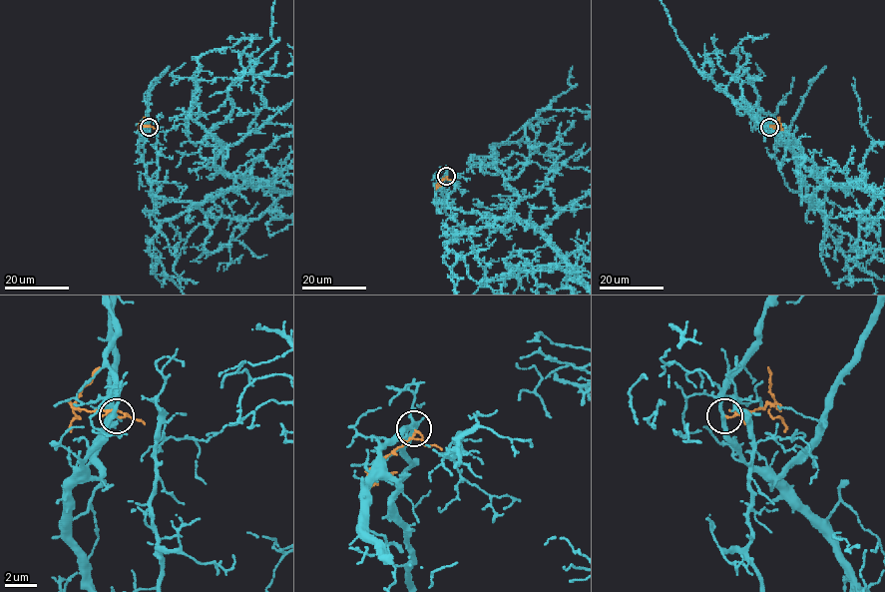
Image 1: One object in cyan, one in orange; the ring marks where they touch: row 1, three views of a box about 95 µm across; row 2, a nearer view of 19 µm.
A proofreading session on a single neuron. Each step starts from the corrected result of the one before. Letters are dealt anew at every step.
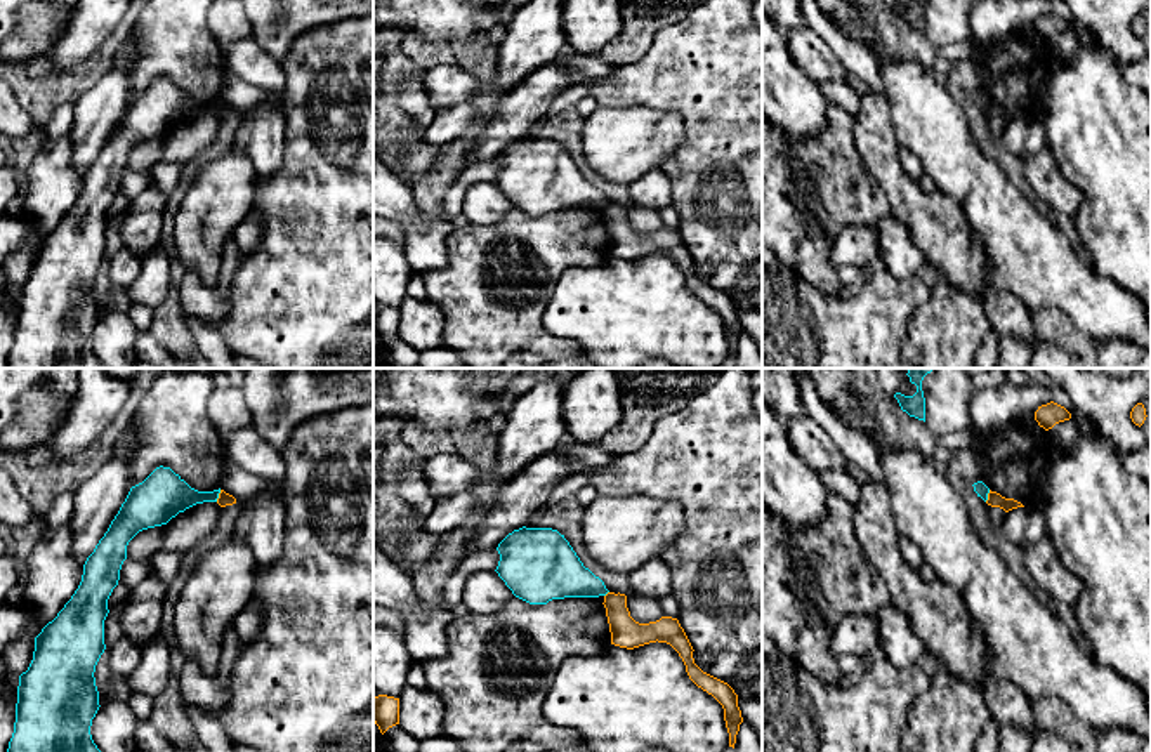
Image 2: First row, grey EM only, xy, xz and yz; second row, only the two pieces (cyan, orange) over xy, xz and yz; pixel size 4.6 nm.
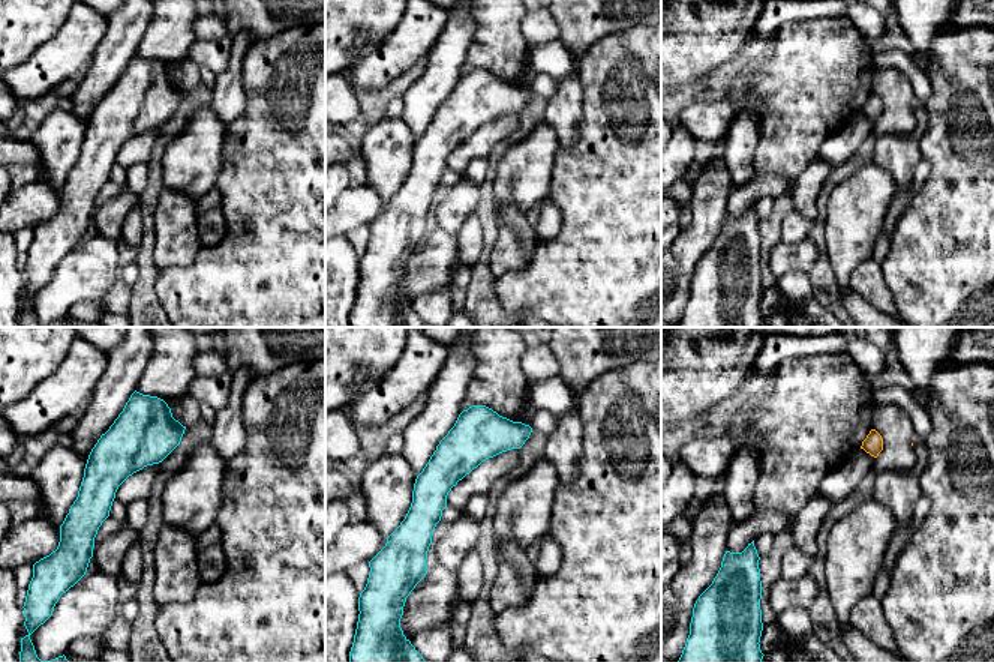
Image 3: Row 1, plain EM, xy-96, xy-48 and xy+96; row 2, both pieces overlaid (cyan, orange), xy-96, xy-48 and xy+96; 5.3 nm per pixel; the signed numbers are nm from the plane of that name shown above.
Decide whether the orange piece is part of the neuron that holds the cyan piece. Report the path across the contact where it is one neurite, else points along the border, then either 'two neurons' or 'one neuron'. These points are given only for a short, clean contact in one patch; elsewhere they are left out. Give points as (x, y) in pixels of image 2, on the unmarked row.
border along xy (221, 101), (216, 112); two neurons

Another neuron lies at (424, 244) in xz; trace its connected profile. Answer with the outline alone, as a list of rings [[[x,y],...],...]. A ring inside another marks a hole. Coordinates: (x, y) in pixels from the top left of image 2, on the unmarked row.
[[[375,156],[373,215],[404,226],[403,247],[413,271],[425,273],[446,266],[446,238],[455,226],[444,219],[427,219],[415,205],[411,186]]]

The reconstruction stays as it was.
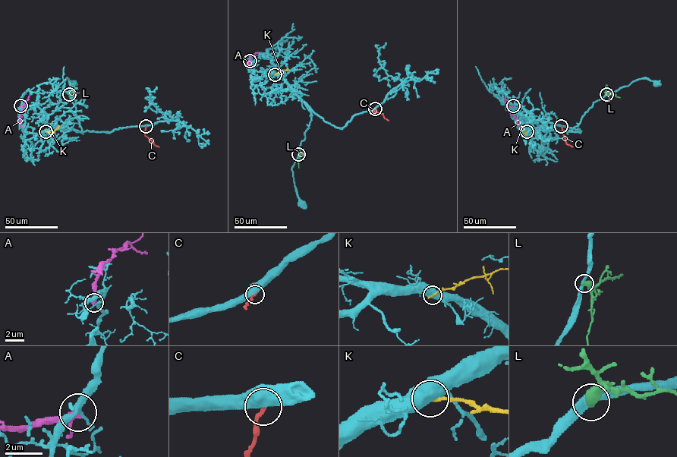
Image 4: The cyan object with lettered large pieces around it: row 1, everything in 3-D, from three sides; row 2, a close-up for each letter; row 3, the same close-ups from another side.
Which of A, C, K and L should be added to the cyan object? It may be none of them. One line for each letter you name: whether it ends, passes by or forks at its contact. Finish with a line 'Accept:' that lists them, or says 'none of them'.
Accept: none of them

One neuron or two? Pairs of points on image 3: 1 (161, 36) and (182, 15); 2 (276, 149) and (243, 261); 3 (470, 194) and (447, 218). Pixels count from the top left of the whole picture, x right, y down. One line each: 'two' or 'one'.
1: one
2: one
3: one

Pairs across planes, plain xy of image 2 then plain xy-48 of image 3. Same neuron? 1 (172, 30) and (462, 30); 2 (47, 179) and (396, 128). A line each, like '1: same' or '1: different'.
1: different
2: same

